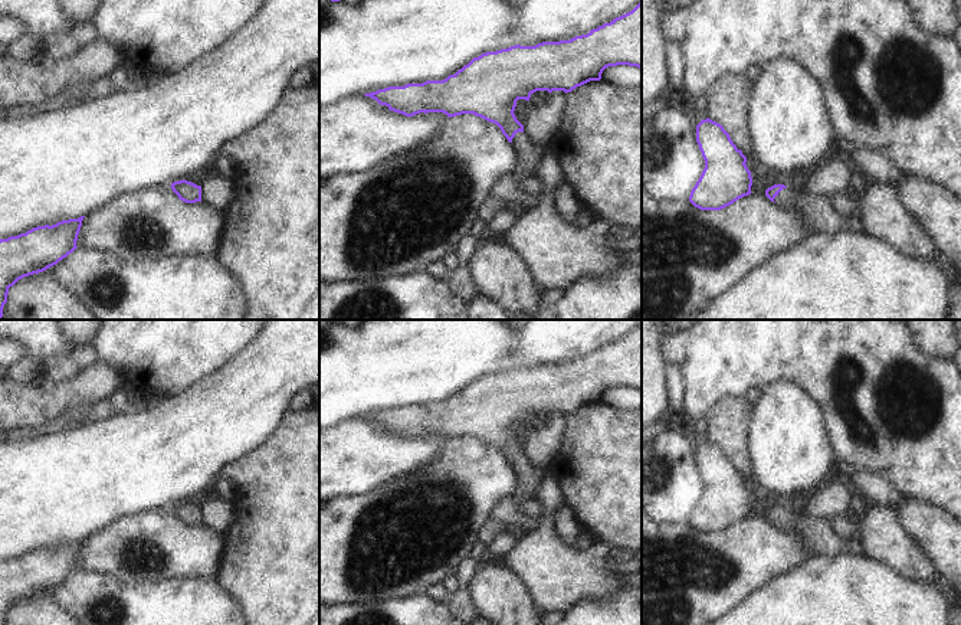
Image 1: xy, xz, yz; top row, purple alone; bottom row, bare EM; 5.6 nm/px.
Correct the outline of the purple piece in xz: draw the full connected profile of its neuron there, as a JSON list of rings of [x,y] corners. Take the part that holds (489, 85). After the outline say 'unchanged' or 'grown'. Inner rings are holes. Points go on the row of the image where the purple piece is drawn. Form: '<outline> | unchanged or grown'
[[[642,0],[629,13],[604,23],[587,35],[570,40],[542,42],[535,46],[515,45],[496,52],[486,52],[473,58],[455,75],[443,81],[426,81],[404,86],[388,86],[375,92],[364,94],[386,105],[390,111],[413,117],[420,112],[443,112],[449,118],[473,114],[496,124],[518,154],[514,176],[532,174],[547,145],[534,144],[524,134],[524,125],[514,111],[518,99],[529,101],[537,91],[571,92],[590,81],[600,81],[609,66],[629,65],[642,69]]] | grown

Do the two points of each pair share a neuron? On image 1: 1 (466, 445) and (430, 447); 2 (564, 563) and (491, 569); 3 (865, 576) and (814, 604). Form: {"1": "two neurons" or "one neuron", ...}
{"1": "two neurons", "2": "two neurons", "3": "one neuron"}

